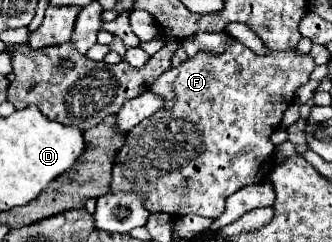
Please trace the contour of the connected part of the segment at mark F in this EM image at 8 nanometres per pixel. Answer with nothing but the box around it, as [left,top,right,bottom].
[110,35,314,219]

